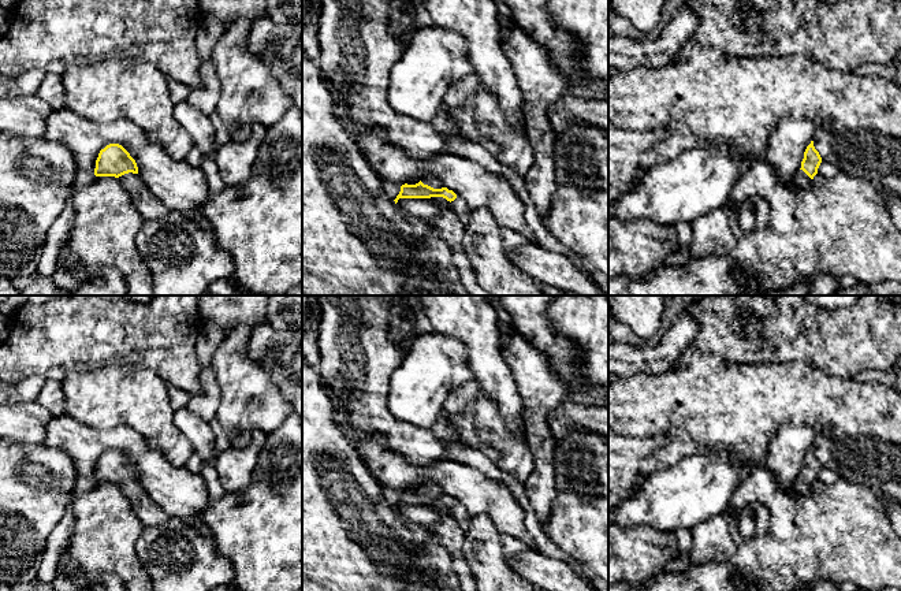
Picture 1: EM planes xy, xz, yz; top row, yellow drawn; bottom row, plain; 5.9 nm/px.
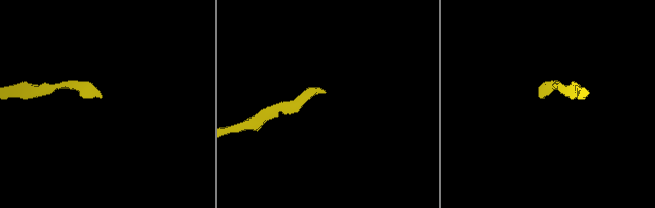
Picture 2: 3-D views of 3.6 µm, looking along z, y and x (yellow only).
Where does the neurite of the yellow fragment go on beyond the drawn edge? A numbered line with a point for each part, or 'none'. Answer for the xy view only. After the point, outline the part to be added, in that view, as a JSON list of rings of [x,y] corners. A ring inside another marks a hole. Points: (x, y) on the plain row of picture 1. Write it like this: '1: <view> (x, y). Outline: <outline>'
1: xy (149, 513). Outline: [[[124,480],[118,484],[130,499],[133,510],[145,527],[154,527],[171,517],[149,497],[138,480]]]

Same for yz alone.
1: yz (801, 487). Outline: [[[798,476],[798,479],[793,484],[792,491],[796,495],[807,495],[812,491],[812,486],[803,476]]]

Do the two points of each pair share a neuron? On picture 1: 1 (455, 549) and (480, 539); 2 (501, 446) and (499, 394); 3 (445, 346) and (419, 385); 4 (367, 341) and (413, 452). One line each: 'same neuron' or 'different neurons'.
1: different neurons
2: different neurons
3: same neuron
4: same neuron

